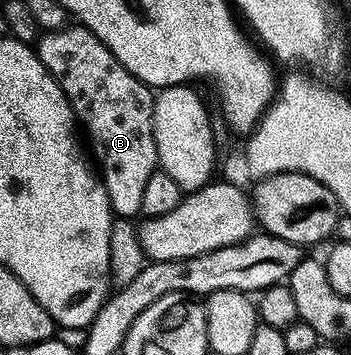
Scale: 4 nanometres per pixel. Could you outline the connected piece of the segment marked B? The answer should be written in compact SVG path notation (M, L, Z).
M82 26L43 32L37 40L39 60L61 86L75 111L76 121L91 139L90 151L99 159L97 172L116 217L135 218L141 213L145 185L157 171L159 159L153 142L155 92L141 81L93 34Z

